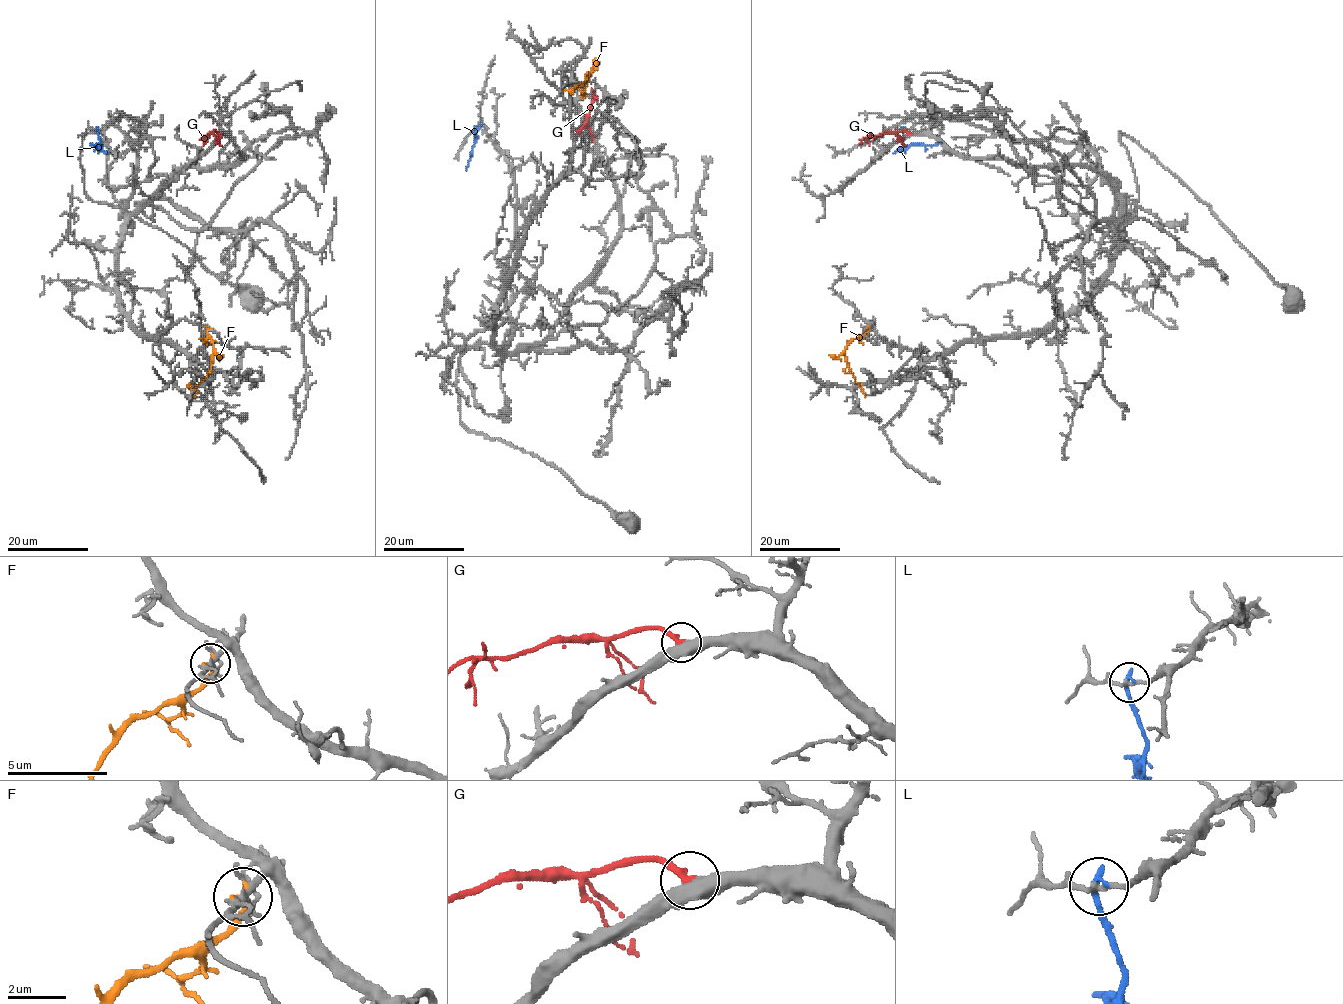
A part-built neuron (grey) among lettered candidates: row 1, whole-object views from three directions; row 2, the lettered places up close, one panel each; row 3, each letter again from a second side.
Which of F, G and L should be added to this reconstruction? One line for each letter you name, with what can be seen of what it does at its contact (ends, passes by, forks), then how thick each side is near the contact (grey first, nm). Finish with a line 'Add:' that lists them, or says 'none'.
G: it ends there; 550 nm thick on the grey side, 300 nm on the other
Add: G

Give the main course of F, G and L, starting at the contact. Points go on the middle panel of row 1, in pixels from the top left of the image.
F: (583, 96), (590, 73), (583, 82), (569, 90), (562, 90)
G: (593, 139), (585, 116), (593, 94), (591, 88)
L: (473, 132), (477, 133), (467, 170)

